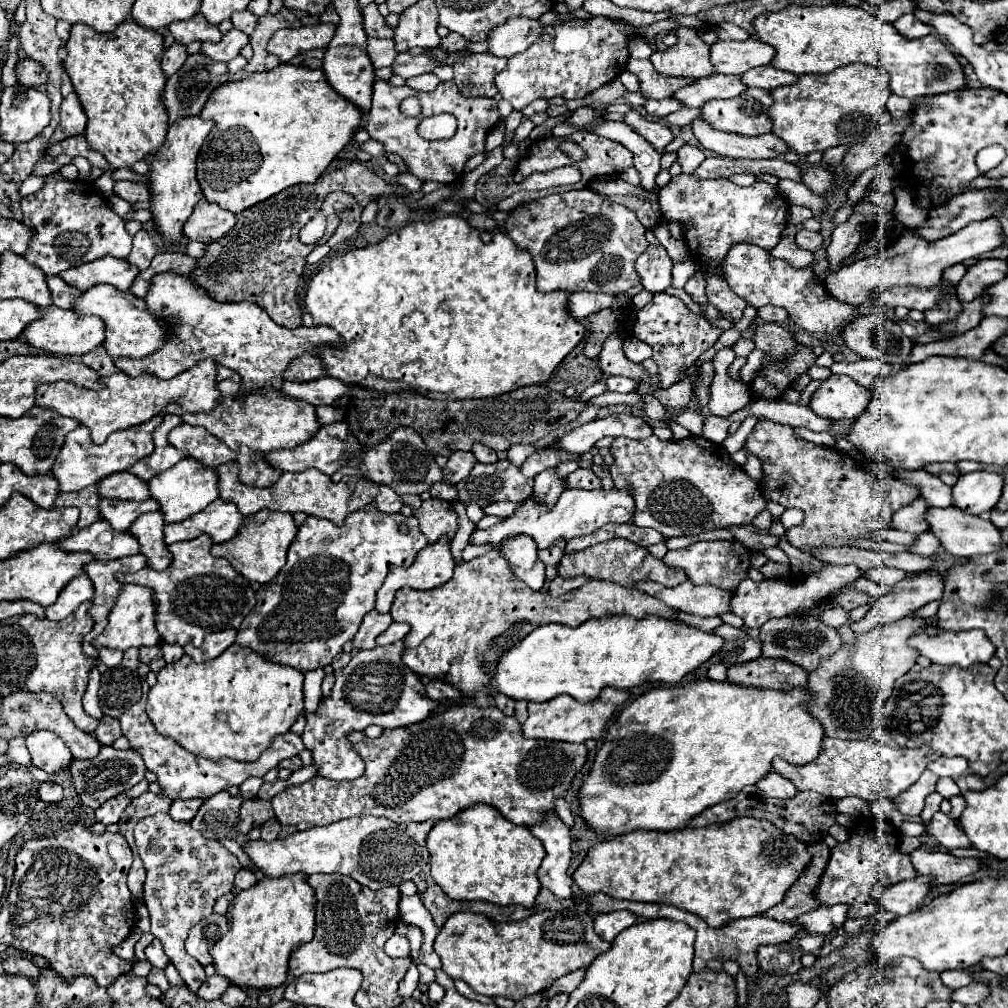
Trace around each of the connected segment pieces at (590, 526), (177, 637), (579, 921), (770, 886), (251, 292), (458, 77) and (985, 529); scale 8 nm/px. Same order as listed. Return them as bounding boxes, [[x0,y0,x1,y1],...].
[[469,489,635,549],[117,535,255,647],[435,907,611,1001],[573,817,811,927],[191,161,395,329],[453,53,507,97],[925,507,999,557]]

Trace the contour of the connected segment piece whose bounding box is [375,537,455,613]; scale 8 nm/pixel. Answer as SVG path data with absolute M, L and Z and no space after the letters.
M441 537L437 543L427 545L415 559L411 567L391 569L383 587L377 591L377 611L389 613L395 593L401 587L411 587L417 591L435 589L447 583L453 575L455 559L451 555L451 543L447 537Z

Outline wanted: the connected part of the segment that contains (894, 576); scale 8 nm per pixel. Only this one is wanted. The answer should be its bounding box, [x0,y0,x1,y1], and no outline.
[865,567,907,587]

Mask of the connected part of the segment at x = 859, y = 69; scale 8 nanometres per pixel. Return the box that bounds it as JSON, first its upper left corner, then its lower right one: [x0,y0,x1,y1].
[769,63,891,155]

